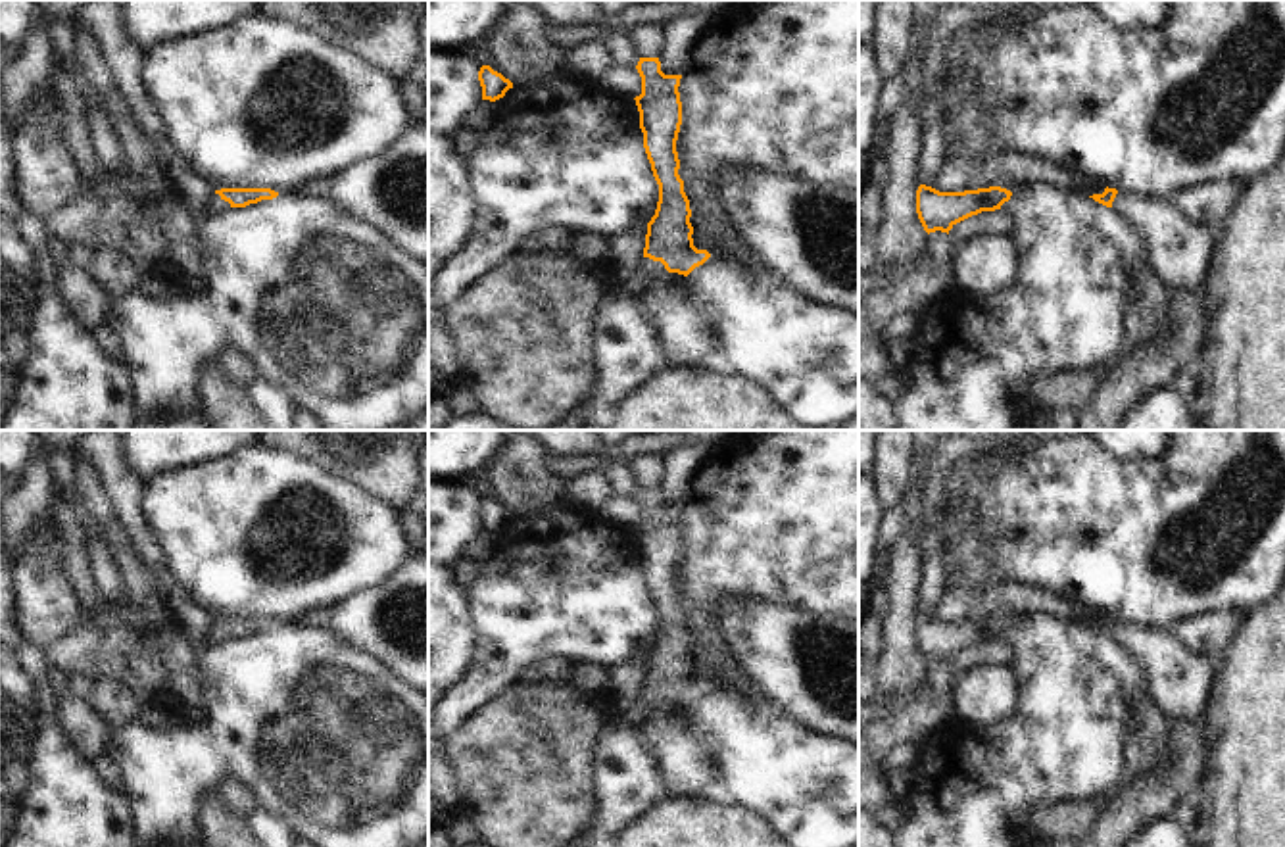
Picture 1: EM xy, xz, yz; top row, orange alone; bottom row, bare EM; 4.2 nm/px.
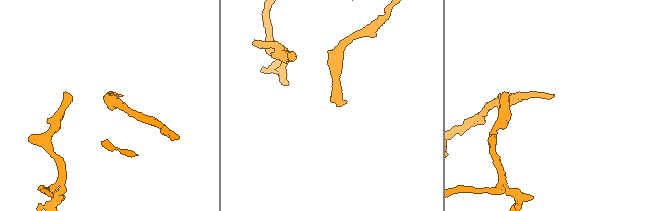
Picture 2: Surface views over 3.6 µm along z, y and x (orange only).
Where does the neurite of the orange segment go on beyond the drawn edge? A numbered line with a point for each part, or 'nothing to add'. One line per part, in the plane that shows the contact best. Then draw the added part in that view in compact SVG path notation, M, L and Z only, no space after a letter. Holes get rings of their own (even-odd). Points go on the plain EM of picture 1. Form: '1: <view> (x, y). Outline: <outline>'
1: xz (634, 715). Outline: M643 688L643 691L642 691L642 695L640 695L640 701L638 701L632 709L628 709L628 711L624 713L624 718L626 718L628 726L630 726L634 732L638 732L638 728L640 728L643 716L645 716L645 713L643 713L642 707L640 707L640 703L642 703L643 699L645 699L645 701L665 701L665 695L663 695L661 691L653 691L653 690L649 690L649 688Z

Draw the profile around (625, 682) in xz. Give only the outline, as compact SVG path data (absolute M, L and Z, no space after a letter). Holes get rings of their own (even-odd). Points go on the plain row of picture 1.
M642 651L630 661L605 668L605 699L622 714L640 701L640 695L643 691L645 665L647 653Z

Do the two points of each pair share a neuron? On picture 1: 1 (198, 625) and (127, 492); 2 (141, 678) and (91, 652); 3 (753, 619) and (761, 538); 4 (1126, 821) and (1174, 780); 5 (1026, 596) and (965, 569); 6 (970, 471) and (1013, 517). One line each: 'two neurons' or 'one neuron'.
1: one neuron
2: one neuron
3: two neurons
4: one neuron
5: two neurons
6: two neurons

